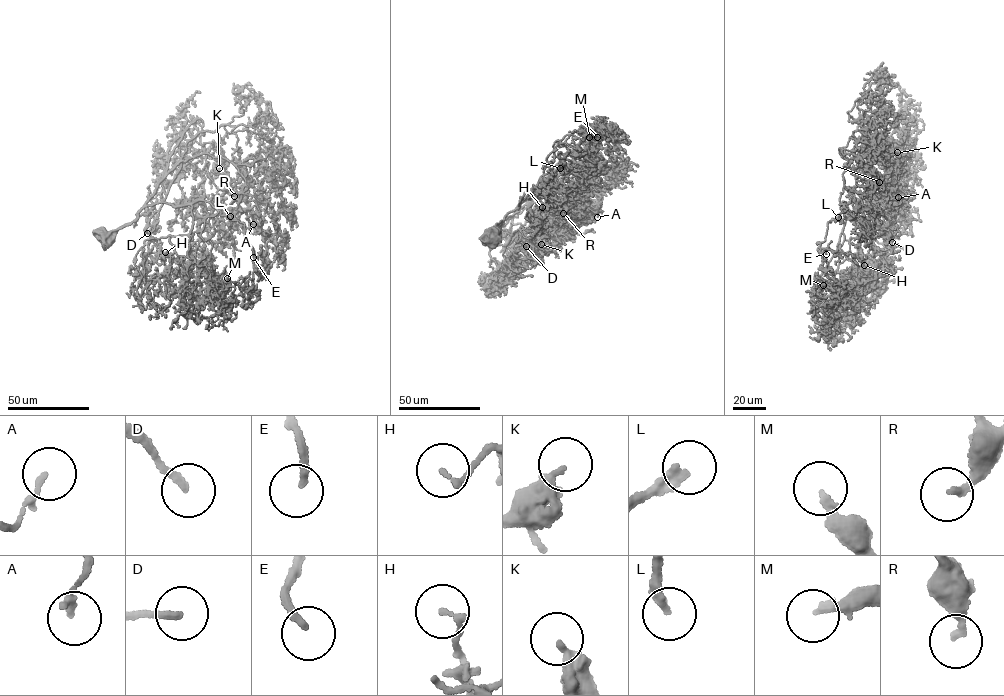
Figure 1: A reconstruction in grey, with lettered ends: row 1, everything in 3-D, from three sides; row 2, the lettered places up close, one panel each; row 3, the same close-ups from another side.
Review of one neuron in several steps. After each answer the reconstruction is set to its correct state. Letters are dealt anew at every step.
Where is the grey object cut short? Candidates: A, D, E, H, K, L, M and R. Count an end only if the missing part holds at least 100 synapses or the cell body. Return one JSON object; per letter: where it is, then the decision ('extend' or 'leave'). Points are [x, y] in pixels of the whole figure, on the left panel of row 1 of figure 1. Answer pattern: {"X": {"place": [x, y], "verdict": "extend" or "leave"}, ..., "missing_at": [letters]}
{"A": {"place": [253, 224], "verdict": "leave"}, "D": {"place": [147, 233], "verdict": "extend"}, "E": {"place": [253, 257], "verdict": "extend"}, "H": {"place": [165, 252], "verdict": "leave"}, "K": {"place": [219, 168], "verdict": "leave"}, "L": {"place": [230, 216], "verdict": "extend"}, "M": {"place": [227, 278], "verdict": "leave"}, "R": {"place": [234, 196], "verdict": "leave"}, "missing_at": ["D", "E", "L"]}

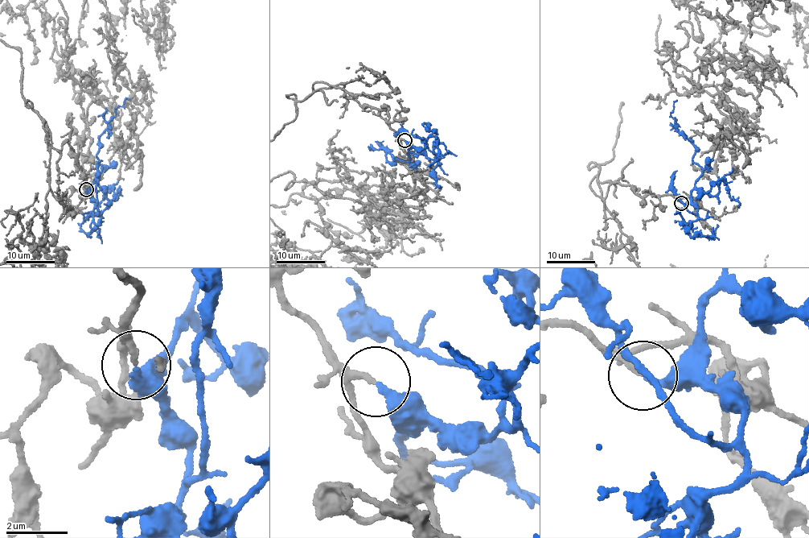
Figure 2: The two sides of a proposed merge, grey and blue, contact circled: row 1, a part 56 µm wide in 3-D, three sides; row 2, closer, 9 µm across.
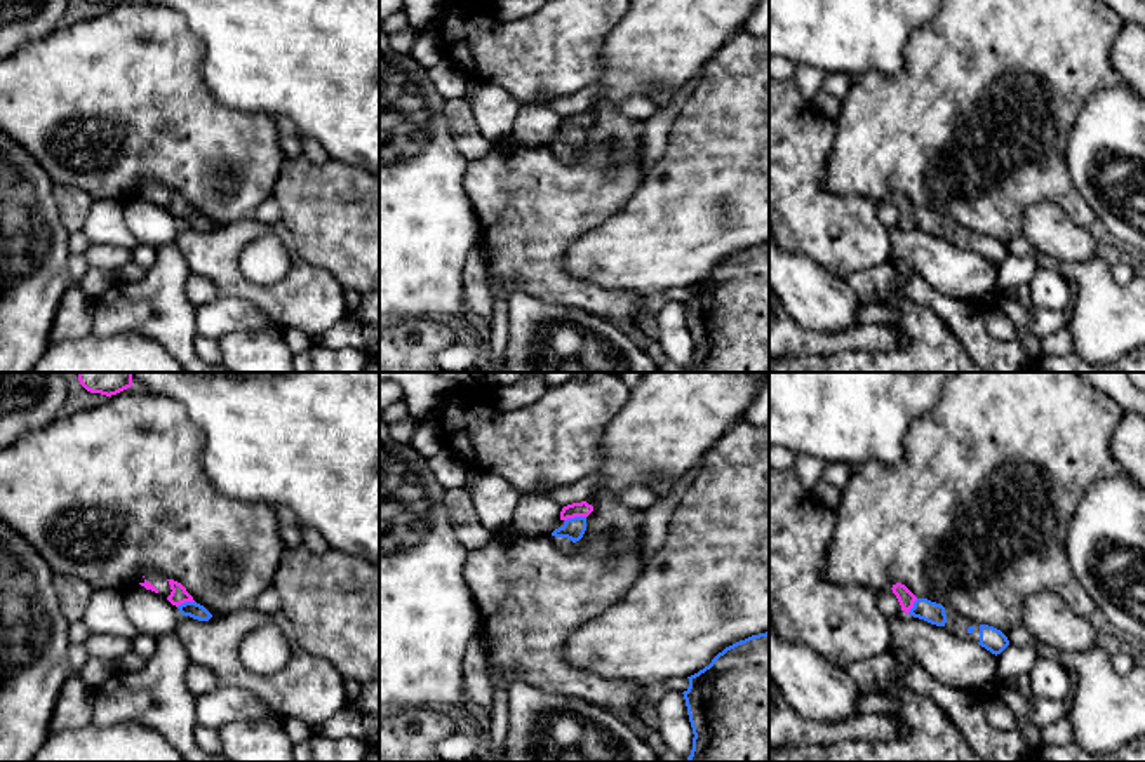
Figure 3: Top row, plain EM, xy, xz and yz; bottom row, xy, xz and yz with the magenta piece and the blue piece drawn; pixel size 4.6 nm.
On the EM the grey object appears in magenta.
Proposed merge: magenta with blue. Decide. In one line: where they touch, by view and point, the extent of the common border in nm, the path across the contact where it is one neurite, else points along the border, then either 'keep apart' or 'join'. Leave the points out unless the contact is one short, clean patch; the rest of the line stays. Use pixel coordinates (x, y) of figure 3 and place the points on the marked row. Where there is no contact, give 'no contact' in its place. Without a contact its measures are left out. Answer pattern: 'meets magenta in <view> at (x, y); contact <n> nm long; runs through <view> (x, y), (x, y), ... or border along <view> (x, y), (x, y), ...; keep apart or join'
meets magenta in xz at (575, 515); contact 100 nm long; runs through xz (583, 508), (575, 515), (573, 529); join

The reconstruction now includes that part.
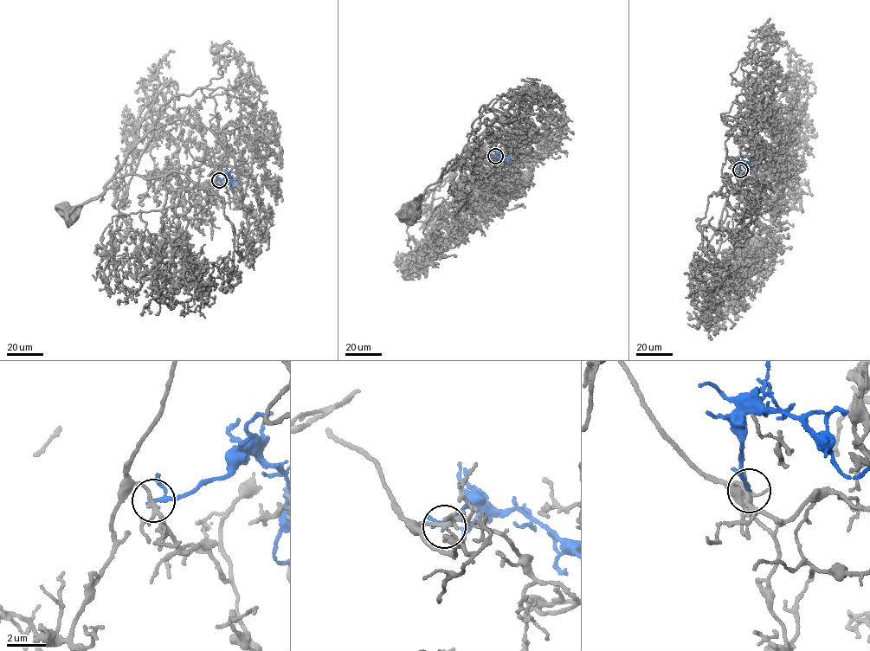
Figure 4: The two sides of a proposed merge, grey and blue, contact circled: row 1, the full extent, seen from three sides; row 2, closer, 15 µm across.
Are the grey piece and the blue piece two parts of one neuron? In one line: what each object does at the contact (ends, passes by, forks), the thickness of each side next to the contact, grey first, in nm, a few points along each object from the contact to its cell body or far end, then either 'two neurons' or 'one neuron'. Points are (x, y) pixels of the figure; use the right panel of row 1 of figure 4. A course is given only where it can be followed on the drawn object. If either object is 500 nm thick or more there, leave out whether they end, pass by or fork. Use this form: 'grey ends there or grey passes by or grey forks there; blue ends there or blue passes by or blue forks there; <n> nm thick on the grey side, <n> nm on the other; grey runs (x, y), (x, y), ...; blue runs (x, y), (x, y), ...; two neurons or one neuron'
grey forks there; blue passes by; 200 nm thick on the grey side, 170 nm on the other; grey runs (740, 170), (727, 156), (725, 141), (741, 121), (754, 159), (742, 220), (753, 247); blue runs (740, 170), (740, 163), (743, 162), (752, 167); two neurons

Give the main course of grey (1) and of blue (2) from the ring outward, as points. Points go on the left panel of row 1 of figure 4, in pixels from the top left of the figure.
1: (219, 180), (227, 157), (216, 136), (180, 119), (153, 128), (138, 142), (104, 191), (74, 214)
2: (219, 180), (231, 177), (232, 185)

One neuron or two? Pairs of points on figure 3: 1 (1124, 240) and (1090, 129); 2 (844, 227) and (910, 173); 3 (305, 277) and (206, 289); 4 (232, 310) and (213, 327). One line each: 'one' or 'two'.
1: one
2: two
3: two
4: one

